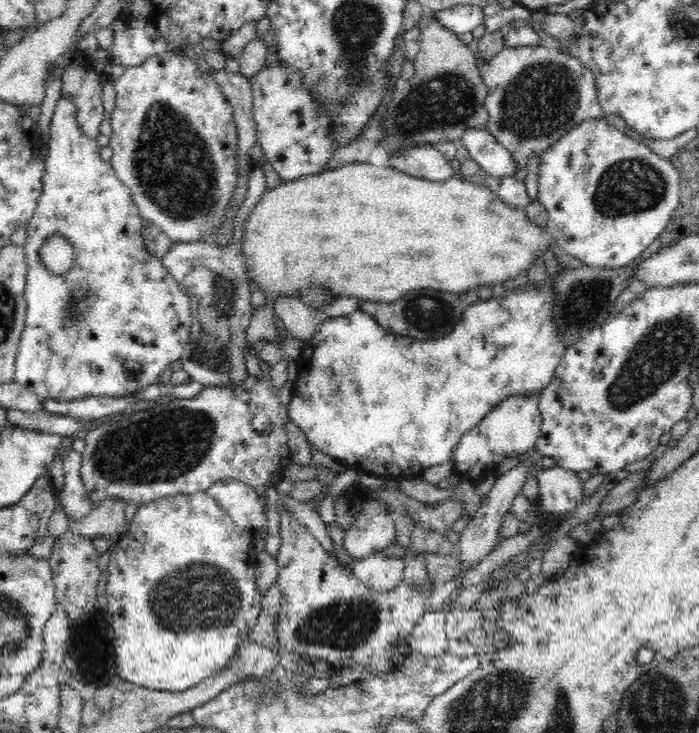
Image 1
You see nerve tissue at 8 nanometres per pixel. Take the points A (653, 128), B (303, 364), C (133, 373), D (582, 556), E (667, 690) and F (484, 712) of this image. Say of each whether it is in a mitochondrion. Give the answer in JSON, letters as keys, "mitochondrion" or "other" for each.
{"A":"other","B":"other","C":"other","D":"other","E":"mitochondrion","F":"mitochondrion"}

